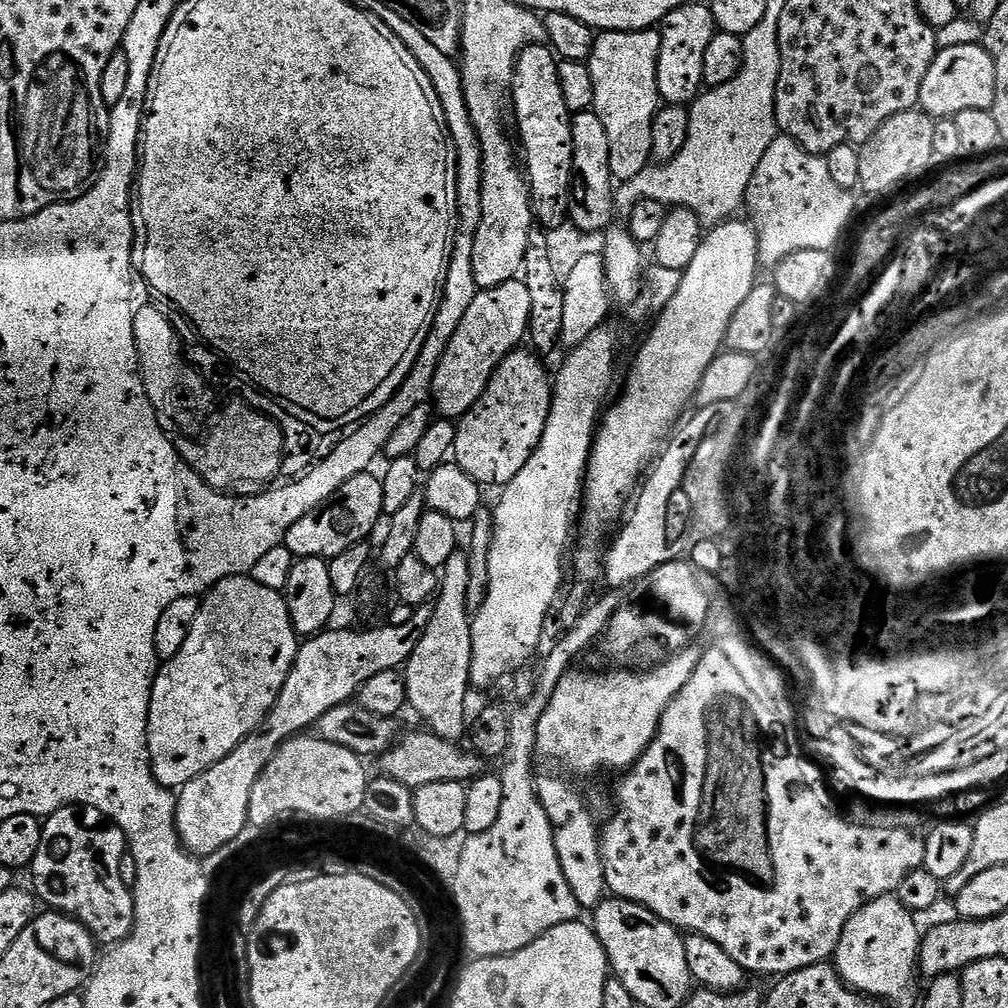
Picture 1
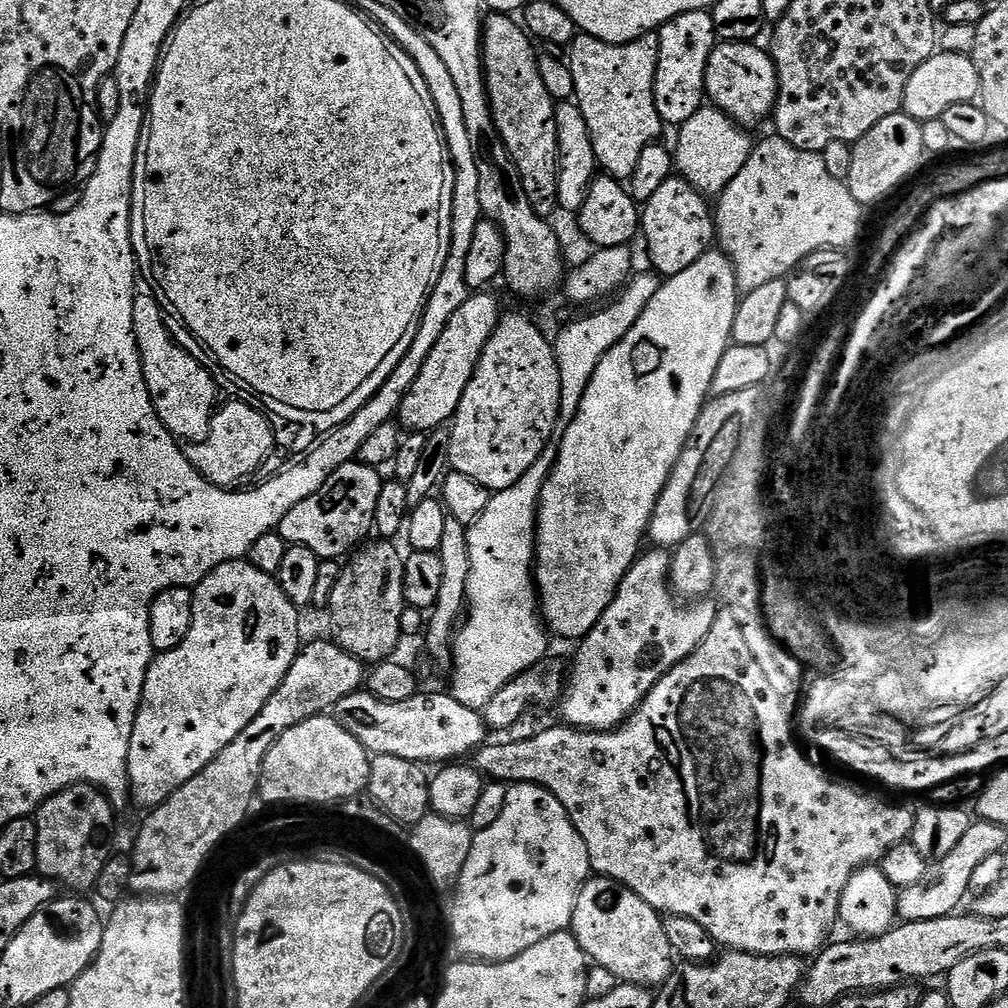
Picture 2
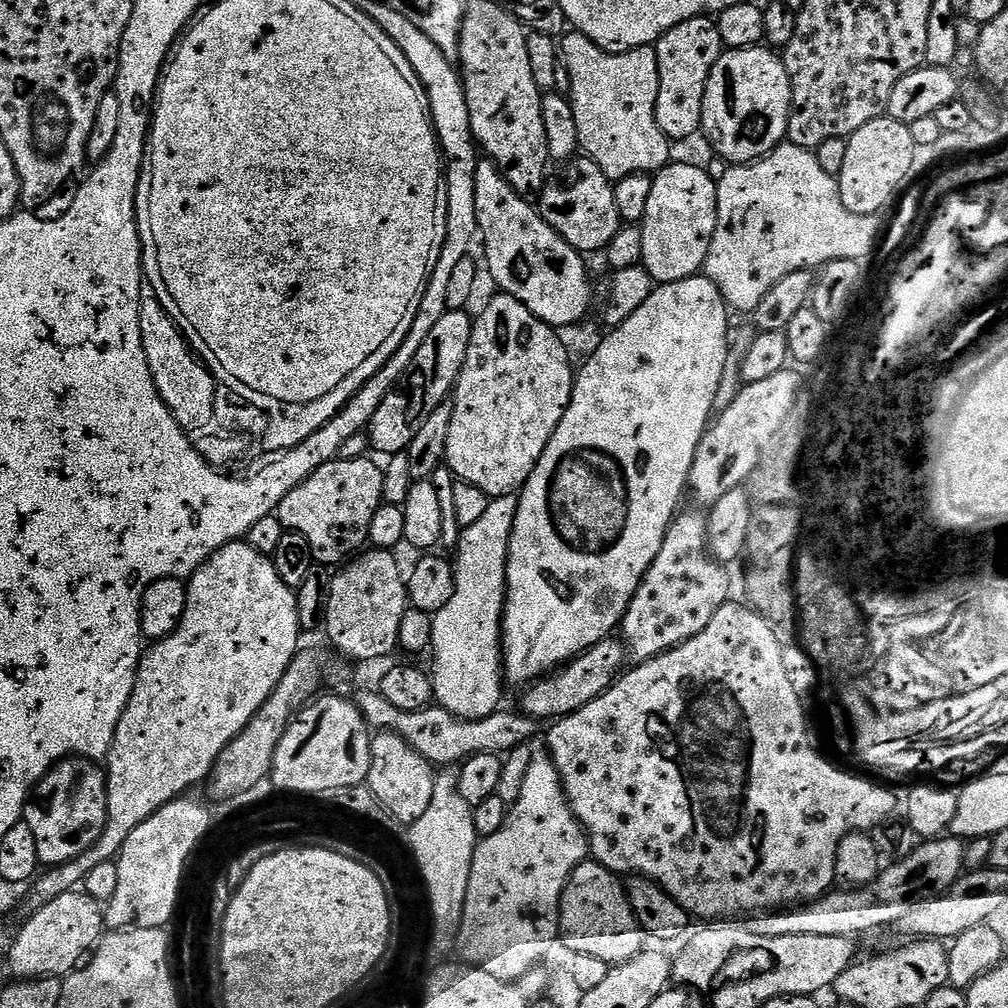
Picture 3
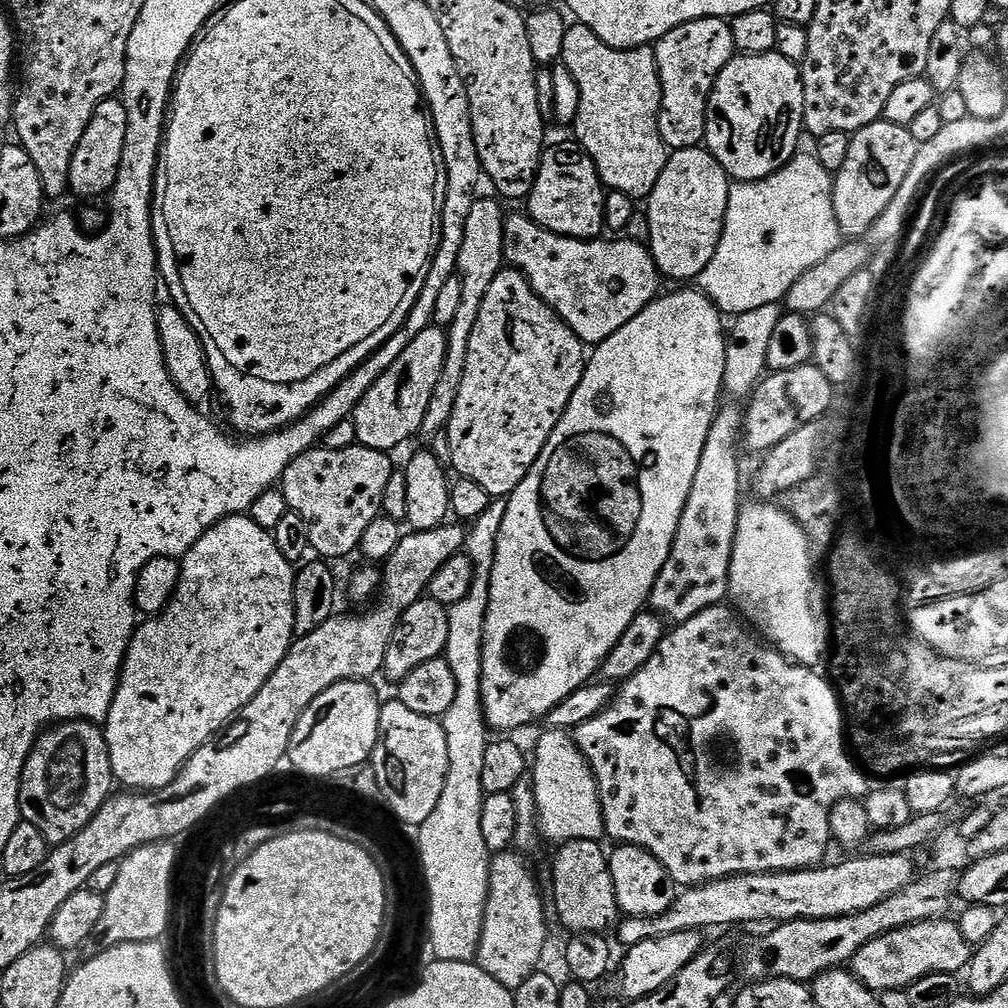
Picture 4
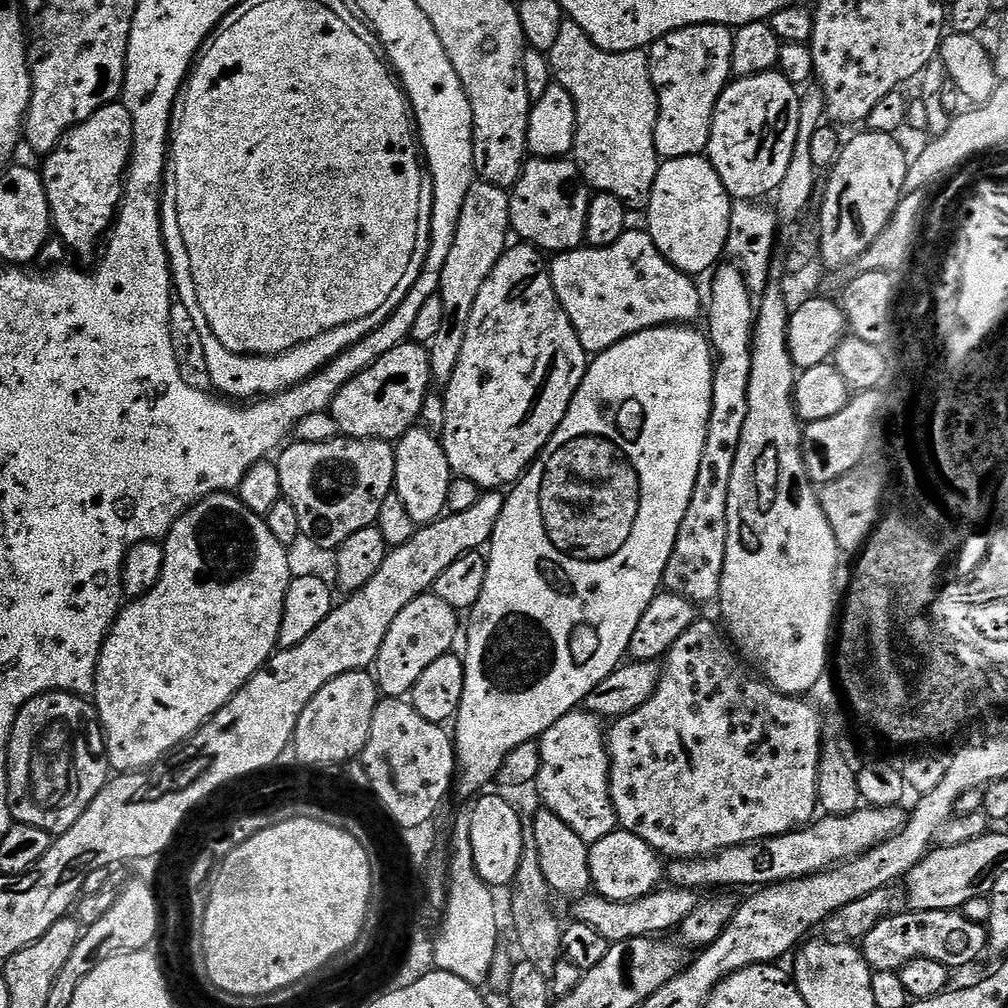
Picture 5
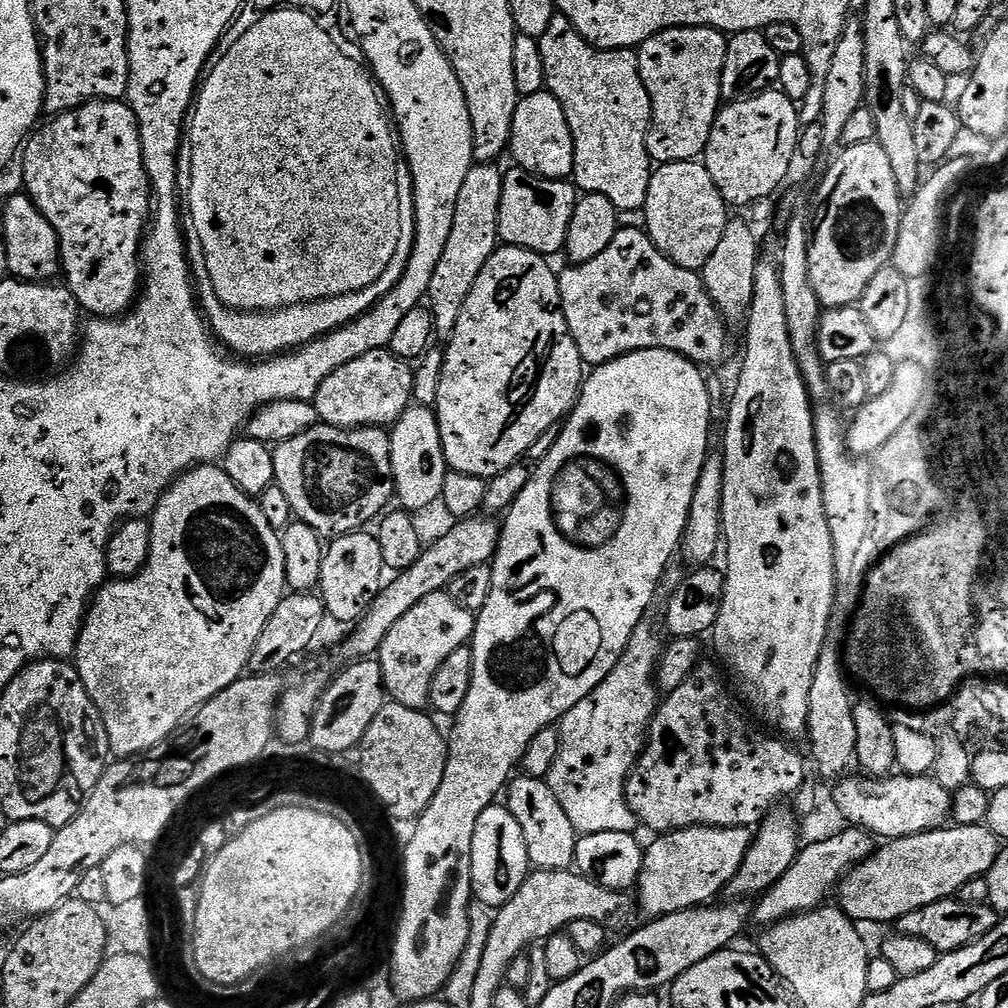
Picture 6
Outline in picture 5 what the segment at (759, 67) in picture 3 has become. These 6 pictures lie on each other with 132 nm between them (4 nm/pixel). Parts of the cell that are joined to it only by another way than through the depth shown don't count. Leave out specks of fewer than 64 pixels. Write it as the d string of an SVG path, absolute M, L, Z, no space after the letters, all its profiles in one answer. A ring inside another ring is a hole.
M779 70L771 72L760 72L756 76L742 76L733 79L725 88L724 93L718 98L714 118L712 119L712 129L706 149L706 158L714 166L718 178L722 178L722 186L726 186L729 196L736 202L760 202L765 198L771 197L778 186L782 186L782 177L785 176L786 170L790 167L790 158L794 158L794 142L798 142L798 106L800 105L800 92L797 85L792 84Z

